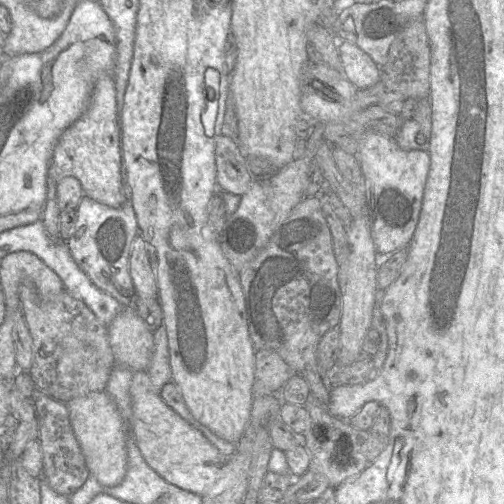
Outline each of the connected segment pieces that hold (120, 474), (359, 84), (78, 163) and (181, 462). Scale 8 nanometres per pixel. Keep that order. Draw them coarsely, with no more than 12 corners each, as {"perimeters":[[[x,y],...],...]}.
{"perimeters":[[[104,390],[66,406],[89,473],[127,471],[126,424]],[[339,41],[342,71],[358,89],[380,80],[379,66],[355,44]],[[112,74],[62,133],[49,179],[119,208],[122,177]],[[133,373],[132,433],[168,483],[202,496],[228,458]]]}

